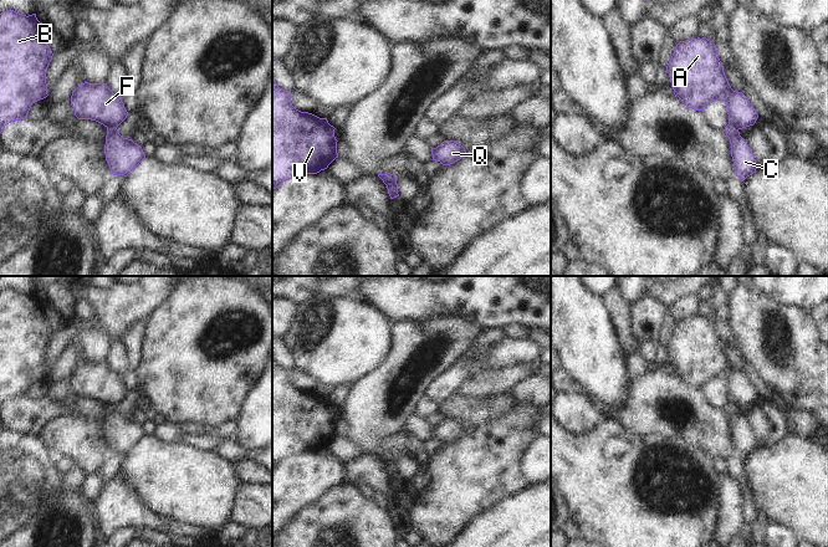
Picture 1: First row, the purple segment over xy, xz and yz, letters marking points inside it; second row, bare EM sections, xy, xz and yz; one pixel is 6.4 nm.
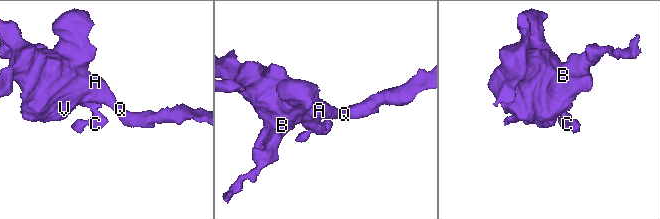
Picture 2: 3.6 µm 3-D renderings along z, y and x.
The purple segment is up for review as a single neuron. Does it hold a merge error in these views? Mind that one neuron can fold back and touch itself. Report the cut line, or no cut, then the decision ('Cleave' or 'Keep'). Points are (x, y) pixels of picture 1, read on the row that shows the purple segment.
Split along xz (395, 178), (393, 180), (383, 180). Cleave.

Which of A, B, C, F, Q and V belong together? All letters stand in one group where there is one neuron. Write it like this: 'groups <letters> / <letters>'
groups A B F Q V / C

